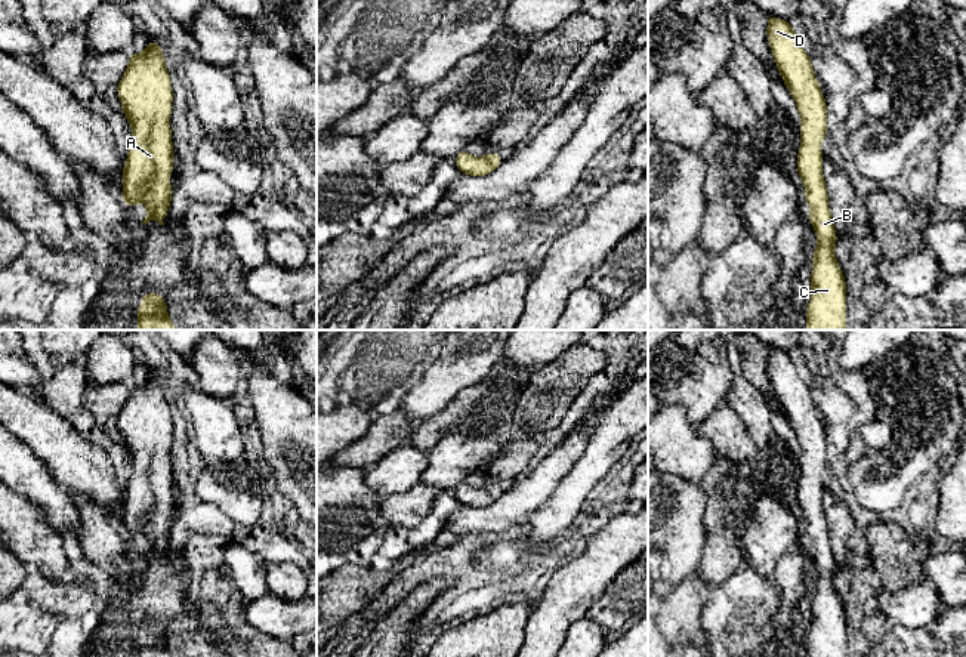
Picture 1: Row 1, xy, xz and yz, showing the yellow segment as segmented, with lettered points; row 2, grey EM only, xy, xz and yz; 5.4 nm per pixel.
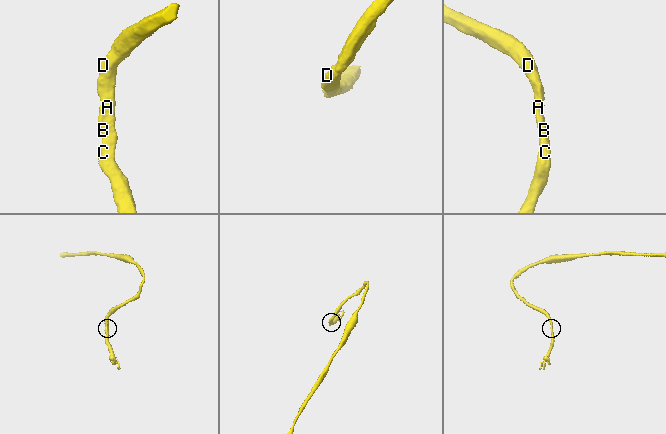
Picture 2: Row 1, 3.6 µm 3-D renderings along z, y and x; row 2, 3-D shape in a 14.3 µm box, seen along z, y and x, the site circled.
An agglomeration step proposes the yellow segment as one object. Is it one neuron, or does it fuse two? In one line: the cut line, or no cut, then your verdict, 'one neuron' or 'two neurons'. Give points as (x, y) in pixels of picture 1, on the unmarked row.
no cut | one neuron

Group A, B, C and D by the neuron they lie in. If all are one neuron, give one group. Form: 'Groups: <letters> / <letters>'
Groups: A B C D

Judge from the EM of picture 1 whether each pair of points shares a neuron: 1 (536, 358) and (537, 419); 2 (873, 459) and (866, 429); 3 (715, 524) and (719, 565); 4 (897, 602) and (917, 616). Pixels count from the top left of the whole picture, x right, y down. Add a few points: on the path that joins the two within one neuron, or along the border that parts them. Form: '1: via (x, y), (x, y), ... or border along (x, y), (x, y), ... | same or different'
1: border along (565, 349), (536, 370) | different
2: border along (892, 438), (885, 447), (869, 450) | different
3: via (719, 534), (719, 555) | same
4: via (901, 605), (907, 605), (913, 611) | same

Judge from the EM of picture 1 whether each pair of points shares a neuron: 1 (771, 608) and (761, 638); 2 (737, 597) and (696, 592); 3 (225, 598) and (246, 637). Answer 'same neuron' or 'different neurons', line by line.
1: same neuron
2: different neurons
3: same neuron

